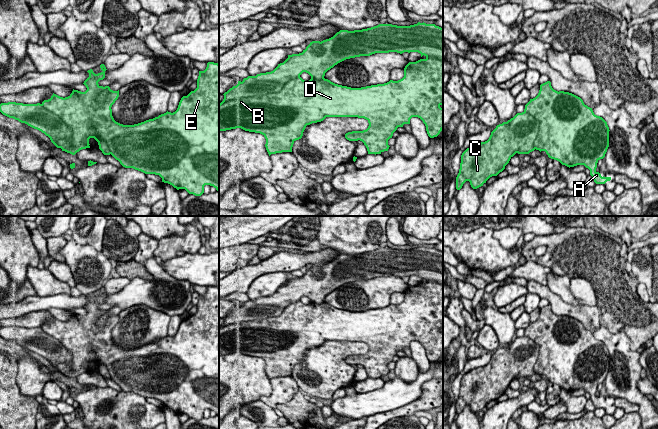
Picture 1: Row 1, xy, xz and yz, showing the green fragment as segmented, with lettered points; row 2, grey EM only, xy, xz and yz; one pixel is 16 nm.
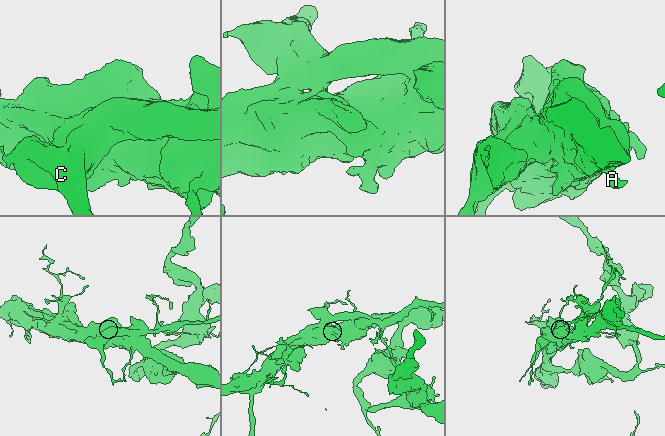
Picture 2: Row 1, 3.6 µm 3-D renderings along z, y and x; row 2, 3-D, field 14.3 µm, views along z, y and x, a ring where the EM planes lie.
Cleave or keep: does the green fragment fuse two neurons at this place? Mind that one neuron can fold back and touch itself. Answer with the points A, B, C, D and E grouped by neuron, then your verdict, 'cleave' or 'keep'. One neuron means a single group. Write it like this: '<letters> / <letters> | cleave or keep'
A B D E / C | cleave

